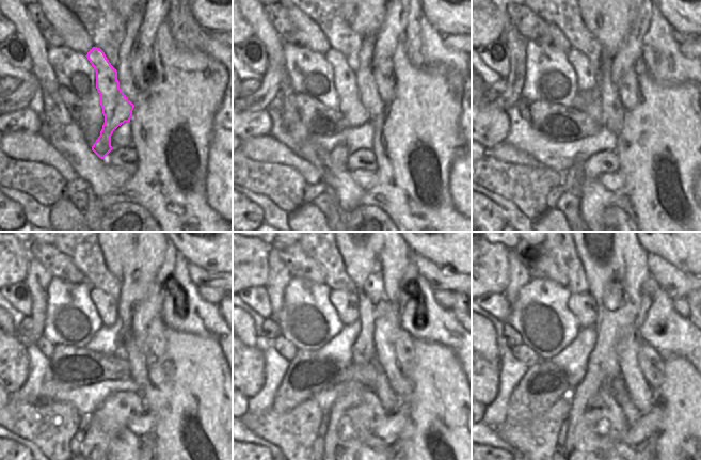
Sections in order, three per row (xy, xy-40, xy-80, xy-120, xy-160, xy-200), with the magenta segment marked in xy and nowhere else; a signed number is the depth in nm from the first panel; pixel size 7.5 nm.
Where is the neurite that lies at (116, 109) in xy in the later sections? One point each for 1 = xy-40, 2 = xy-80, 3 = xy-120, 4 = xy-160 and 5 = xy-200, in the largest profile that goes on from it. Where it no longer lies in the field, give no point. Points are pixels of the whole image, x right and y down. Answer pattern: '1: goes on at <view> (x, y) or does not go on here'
1: goes on at xy-40 (345, 78)
2: goes on at xy-80 (585, 73)
3: goes on at xy-120 (106, 305)
4: goes on at xy-160 (346, 303)
5: goes on at xy-200 (582, 304)

